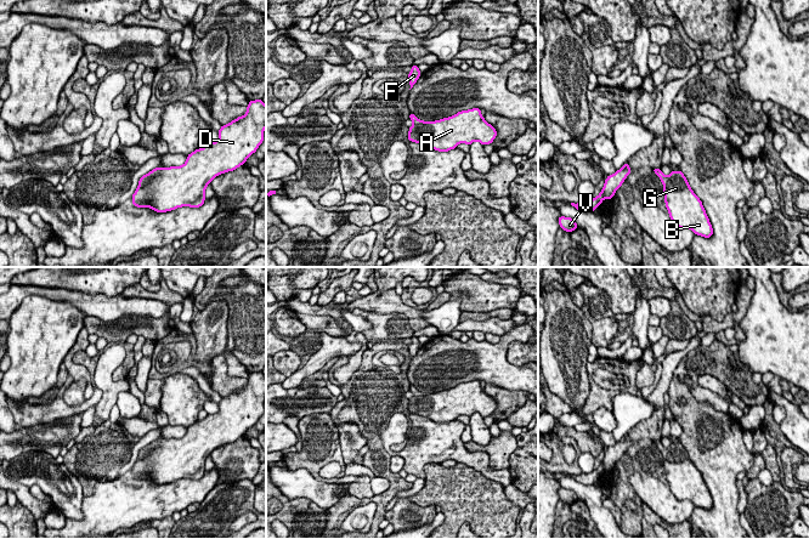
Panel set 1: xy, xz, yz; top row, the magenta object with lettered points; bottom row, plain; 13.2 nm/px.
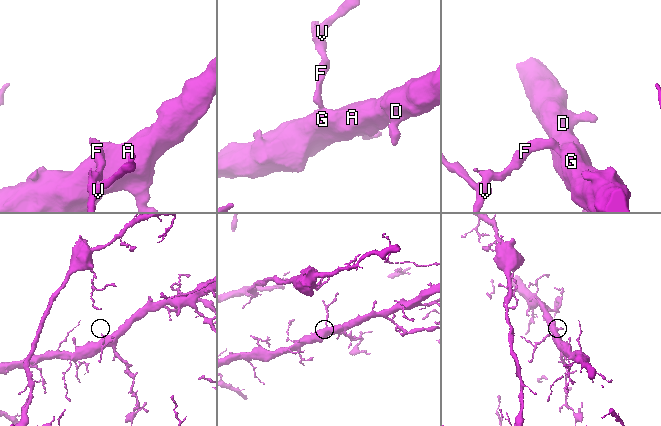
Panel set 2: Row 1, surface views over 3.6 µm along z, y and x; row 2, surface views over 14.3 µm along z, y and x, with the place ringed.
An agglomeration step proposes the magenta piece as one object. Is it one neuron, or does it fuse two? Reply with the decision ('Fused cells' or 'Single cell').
Single cell

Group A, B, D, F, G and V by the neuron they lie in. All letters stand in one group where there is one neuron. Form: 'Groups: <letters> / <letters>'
Groups: A B D F G V

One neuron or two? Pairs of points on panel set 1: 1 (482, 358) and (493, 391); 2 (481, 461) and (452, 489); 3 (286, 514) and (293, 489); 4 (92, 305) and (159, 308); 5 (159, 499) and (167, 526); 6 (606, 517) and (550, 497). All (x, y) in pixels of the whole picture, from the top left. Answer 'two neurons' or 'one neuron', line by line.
1: two neurons
2: two neurons
3: two neurons
4: one neuron
5: two neurons
6: two neurons

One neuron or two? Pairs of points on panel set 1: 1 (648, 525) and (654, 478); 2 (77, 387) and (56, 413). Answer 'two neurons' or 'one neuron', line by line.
1: two neurons
2: two neurons

